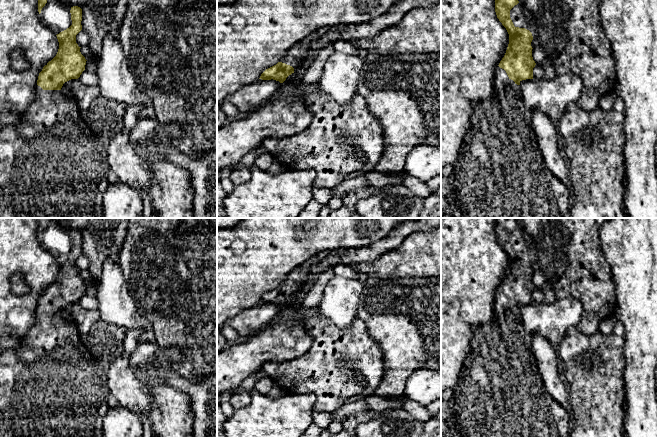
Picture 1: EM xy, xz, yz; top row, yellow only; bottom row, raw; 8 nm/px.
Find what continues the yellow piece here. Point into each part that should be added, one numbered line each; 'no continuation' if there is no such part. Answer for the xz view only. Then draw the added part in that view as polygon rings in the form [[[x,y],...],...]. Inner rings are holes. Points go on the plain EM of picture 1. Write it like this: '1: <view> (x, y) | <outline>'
1: xz (296, 281) | [[[317,255],[298,266],[282,281],[281,286],[294,292],[294,296],[306,288],[312,269],[319,263]]]

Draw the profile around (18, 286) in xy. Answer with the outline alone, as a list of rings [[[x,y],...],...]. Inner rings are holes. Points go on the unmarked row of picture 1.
[[[15,274],[11,277],[10,286],[13,294],[21,295],[29,291],[20,274]]]

